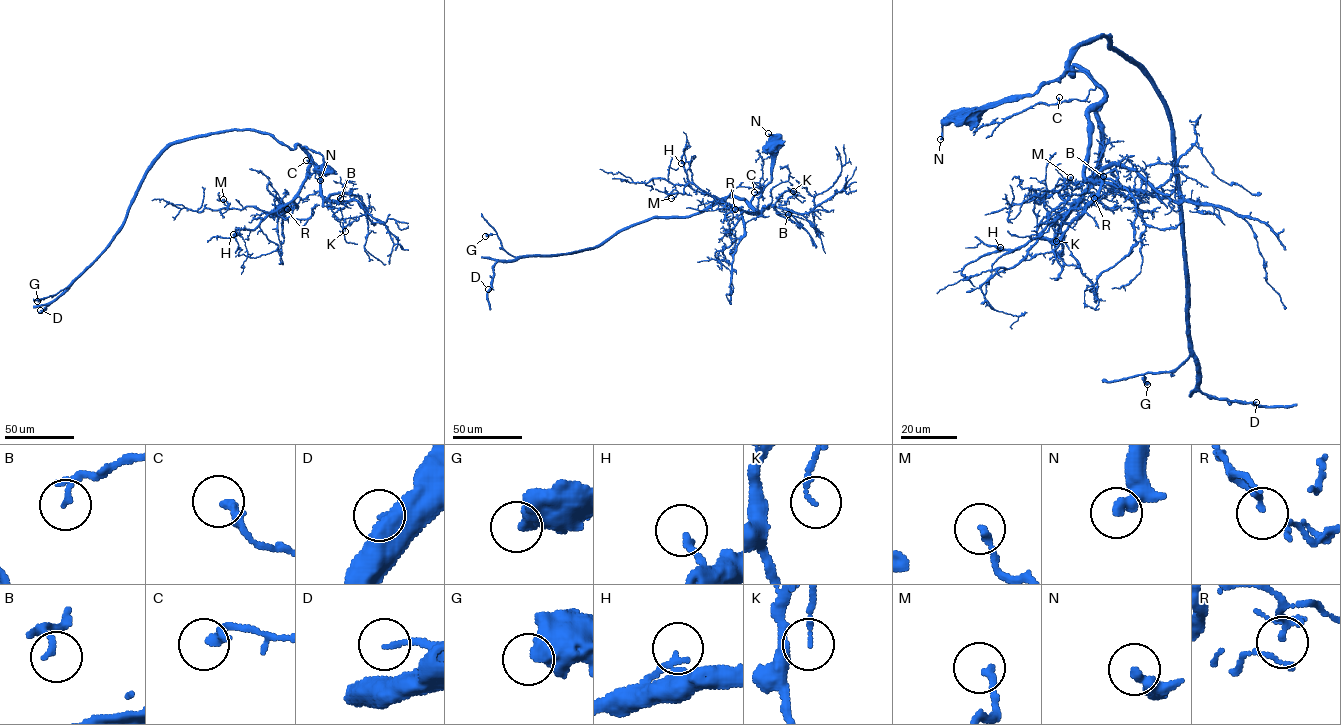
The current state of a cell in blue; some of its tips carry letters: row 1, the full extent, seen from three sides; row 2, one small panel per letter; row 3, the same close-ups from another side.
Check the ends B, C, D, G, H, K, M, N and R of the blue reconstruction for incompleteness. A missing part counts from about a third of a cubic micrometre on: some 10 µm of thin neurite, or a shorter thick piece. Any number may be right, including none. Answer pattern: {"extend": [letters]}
{"extend": []}

